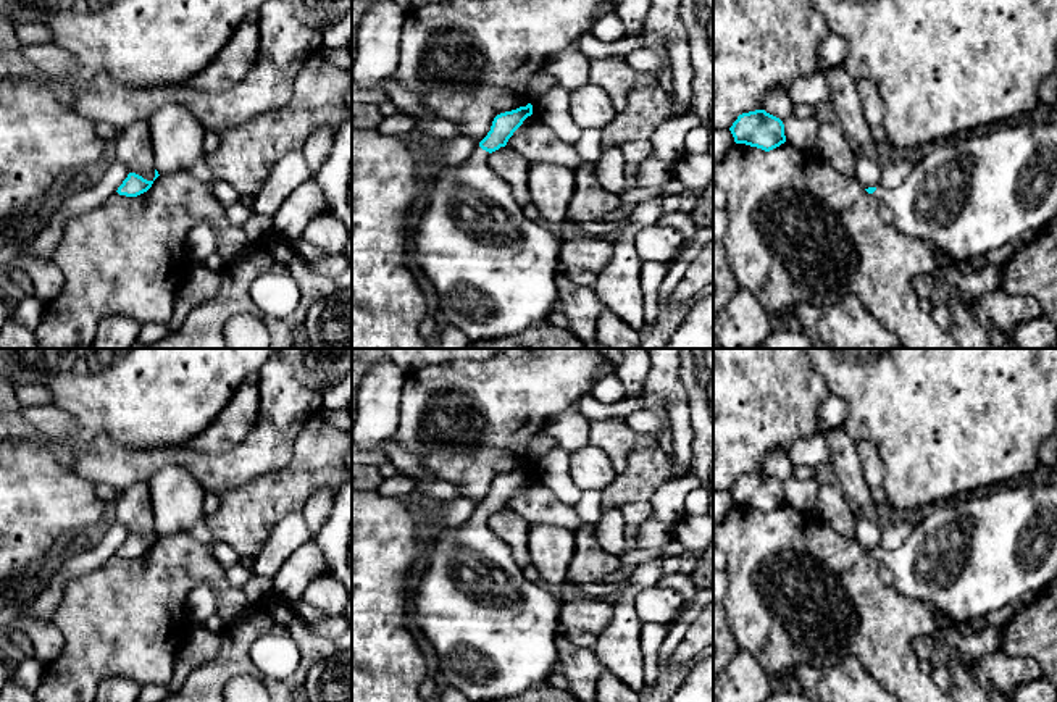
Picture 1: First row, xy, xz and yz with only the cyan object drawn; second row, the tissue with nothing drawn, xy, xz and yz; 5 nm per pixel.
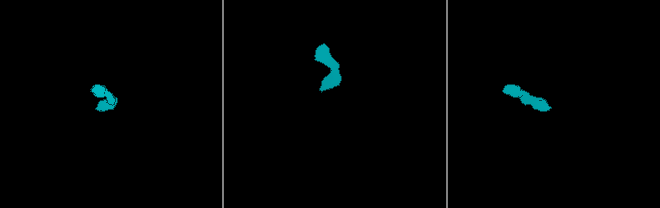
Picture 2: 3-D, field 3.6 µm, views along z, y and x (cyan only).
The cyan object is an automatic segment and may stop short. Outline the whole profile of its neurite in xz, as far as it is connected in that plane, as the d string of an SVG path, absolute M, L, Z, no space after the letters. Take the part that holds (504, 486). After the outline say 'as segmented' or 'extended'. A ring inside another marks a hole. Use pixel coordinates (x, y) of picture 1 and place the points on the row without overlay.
M533 466L500 474L474 515L455 533L432 529L423 562L418 566L415 594L410 599L410 625L420 628L439 658L439 679L462 691L470 702L495 702L549 684L549 676L560 671L555 639L560 629L563 602L539 583L523 576L512 557L512 547L487 528L492 513L505 508L513 494L533 476Z; extended

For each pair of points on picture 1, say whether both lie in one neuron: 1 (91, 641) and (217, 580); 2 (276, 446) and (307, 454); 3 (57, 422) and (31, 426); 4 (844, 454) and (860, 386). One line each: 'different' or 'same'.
1: same
2: different
3: same
4: different

